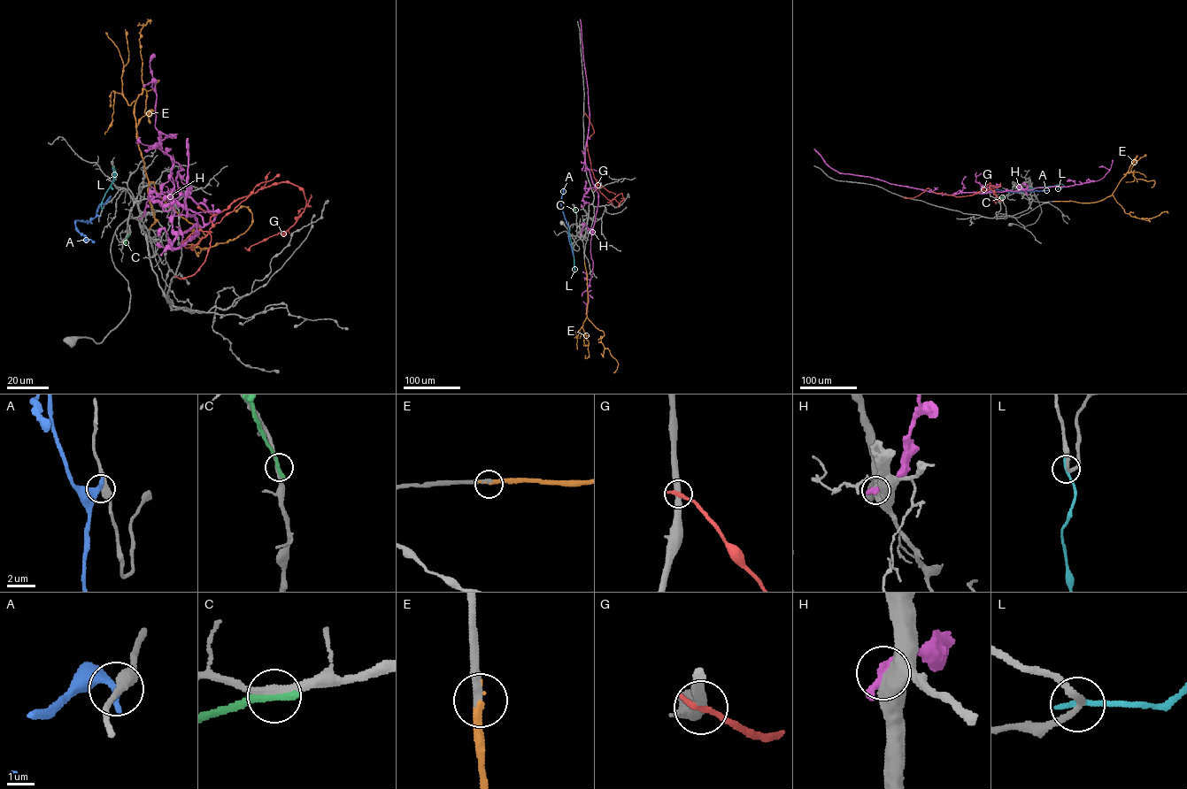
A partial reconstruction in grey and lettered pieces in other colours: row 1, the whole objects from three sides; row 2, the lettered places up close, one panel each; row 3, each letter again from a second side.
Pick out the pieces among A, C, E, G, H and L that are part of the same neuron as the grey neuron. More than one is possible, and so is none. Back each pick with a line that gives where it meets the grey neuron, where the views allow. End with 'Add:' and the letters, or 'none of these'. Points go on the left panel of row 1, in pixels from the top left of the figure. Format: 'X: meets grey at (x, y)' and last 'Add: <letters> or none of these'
E: meets grey at (150, 229)
Add: E

